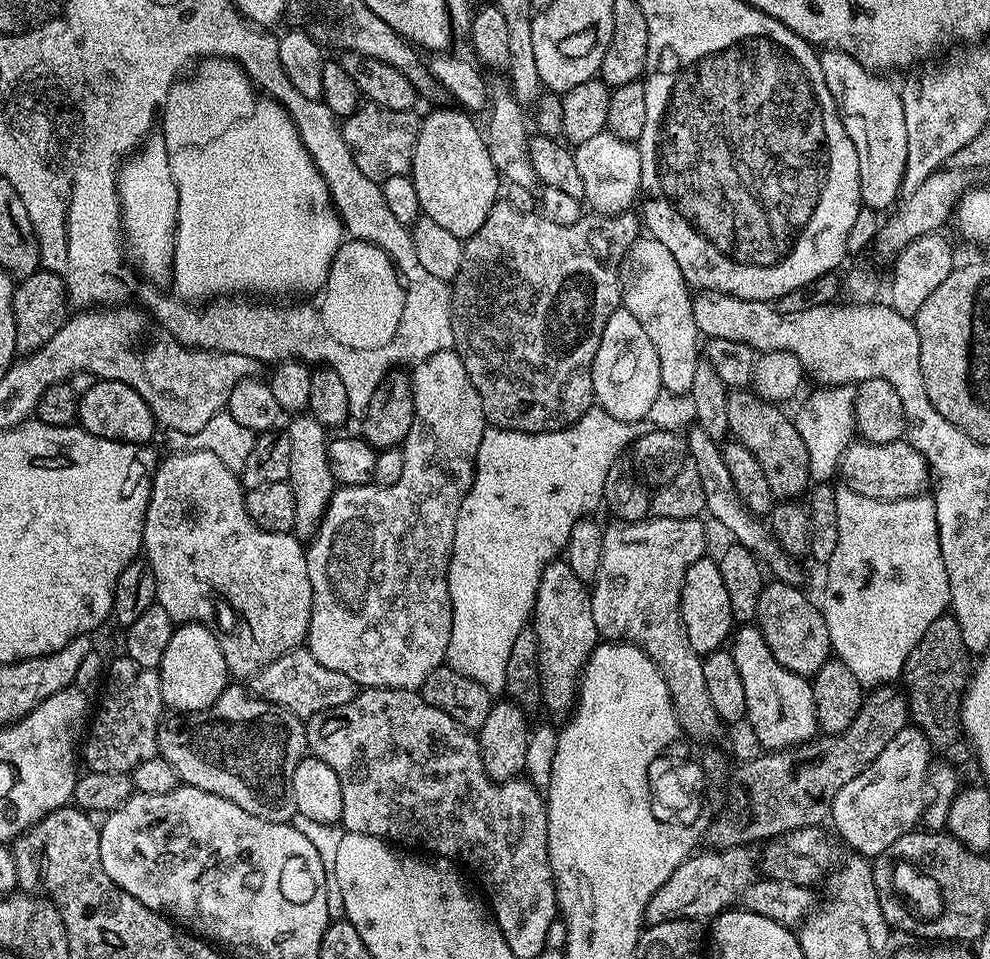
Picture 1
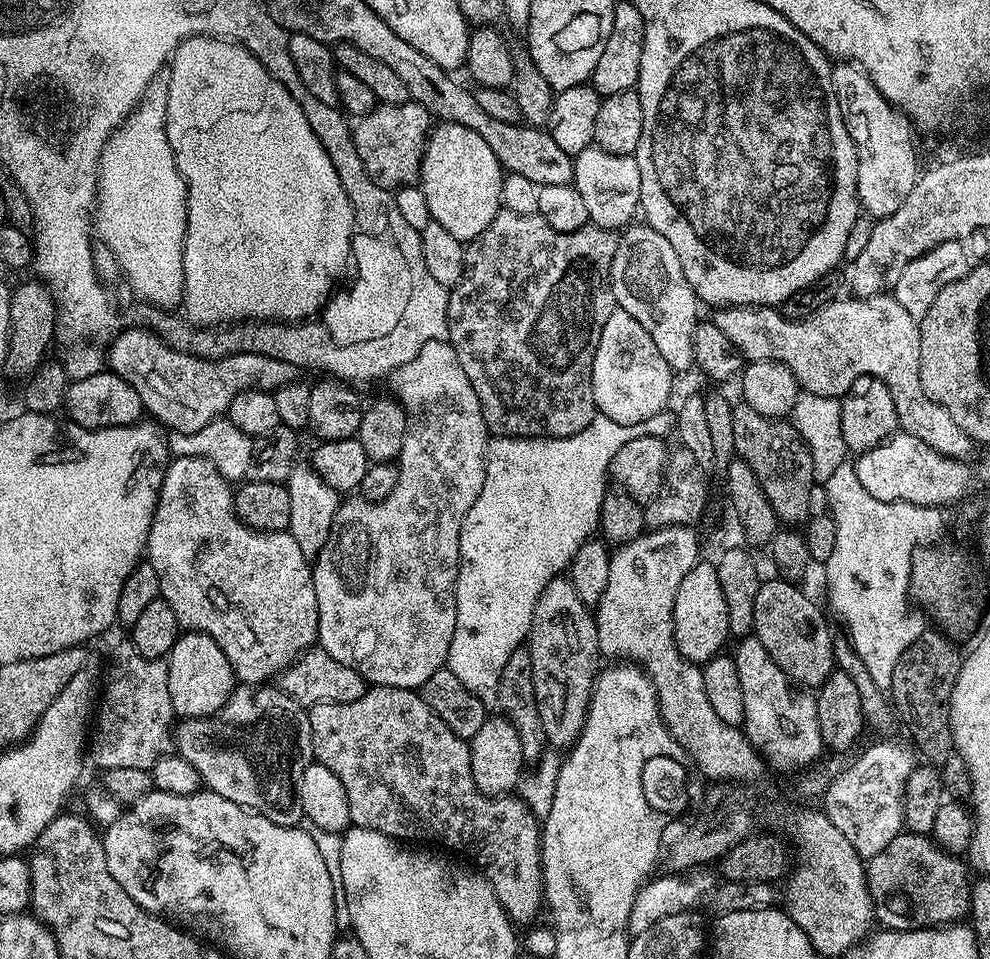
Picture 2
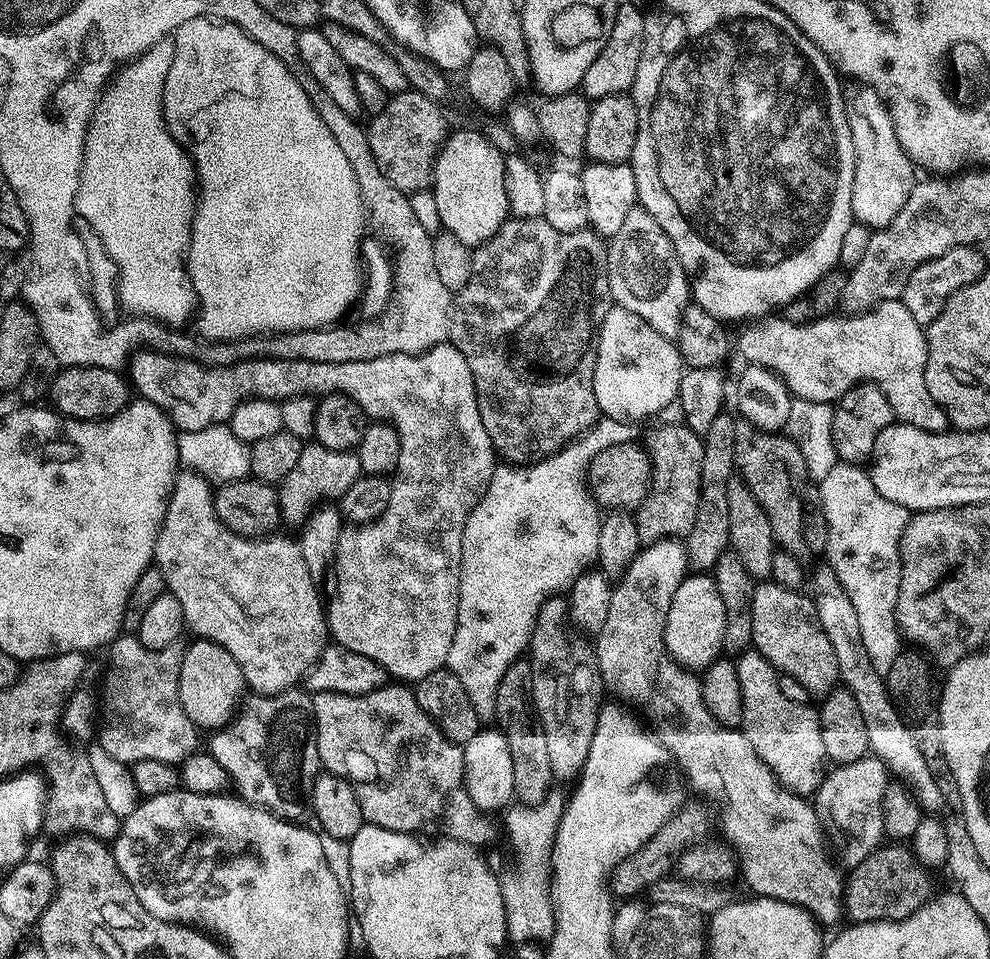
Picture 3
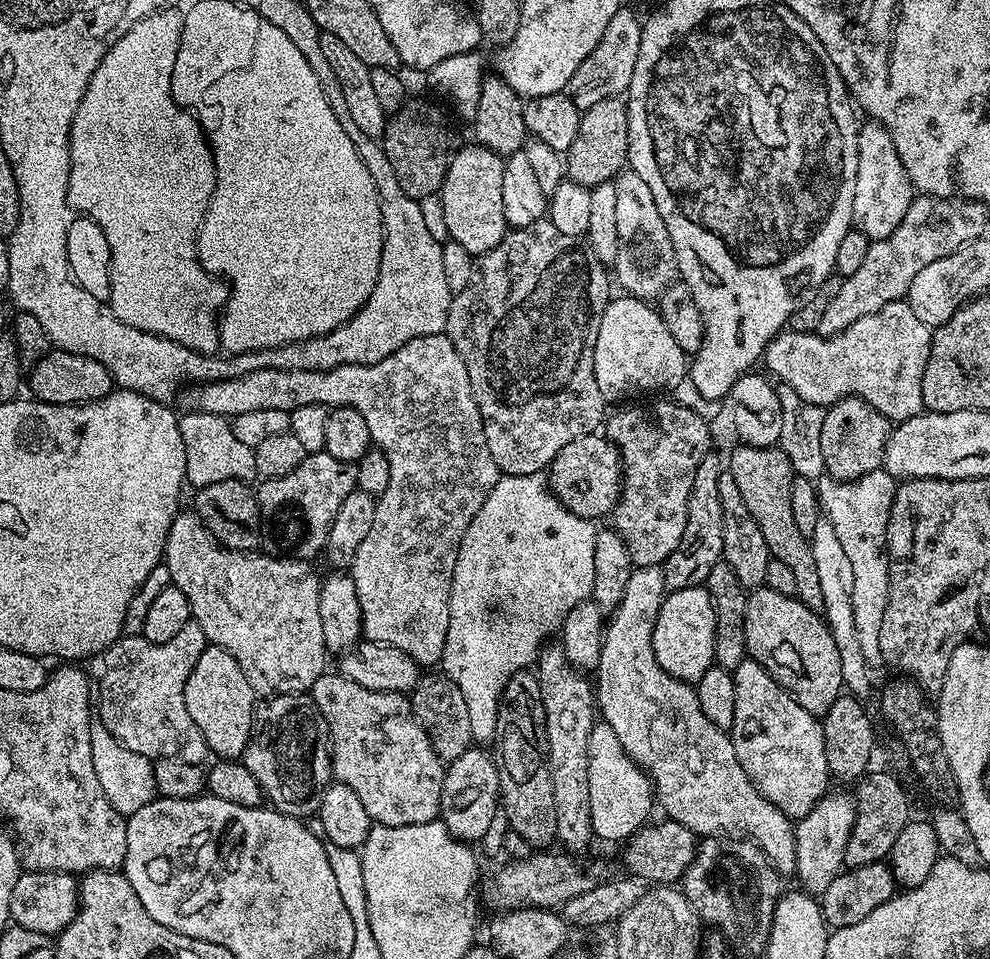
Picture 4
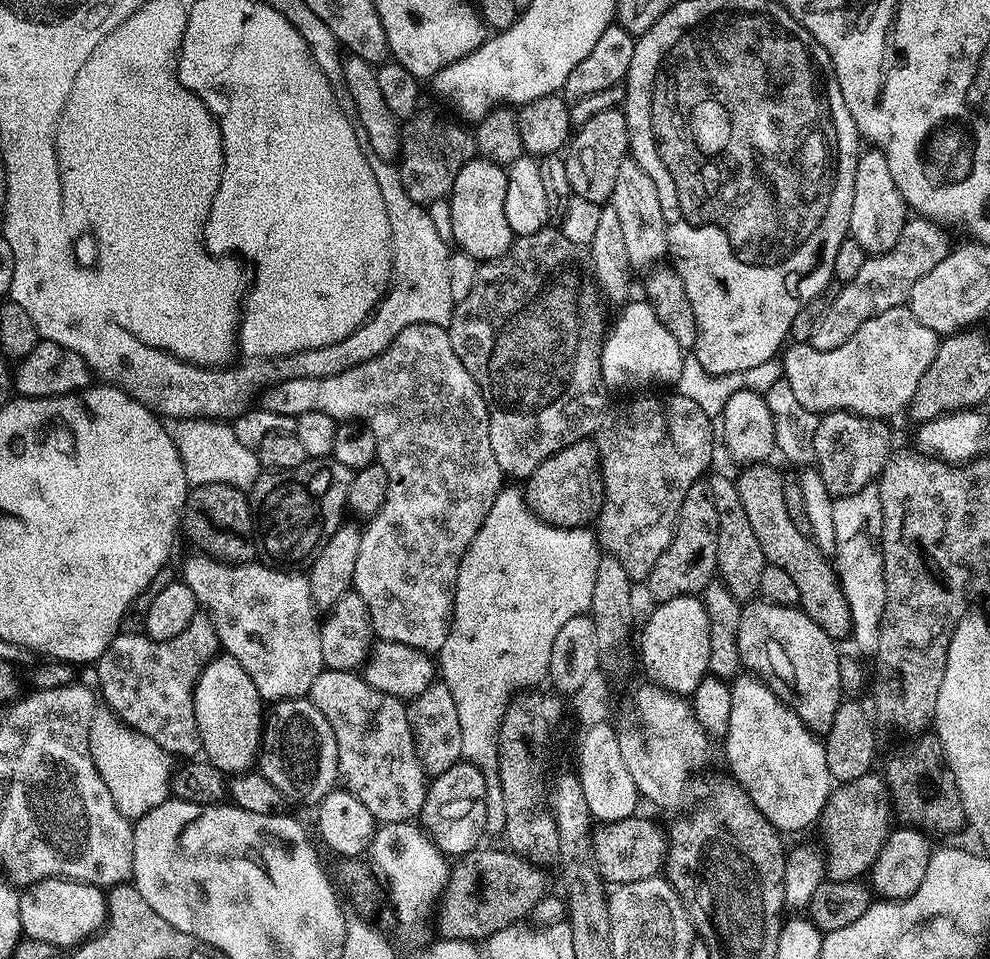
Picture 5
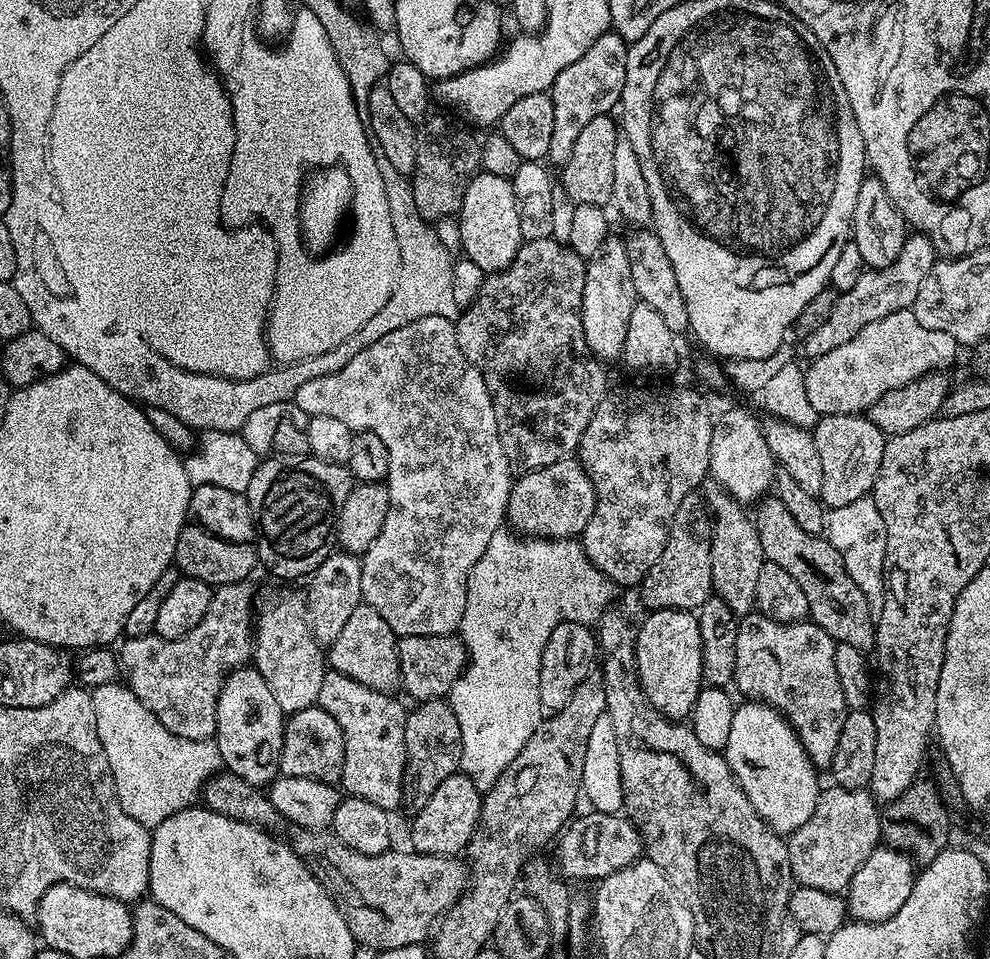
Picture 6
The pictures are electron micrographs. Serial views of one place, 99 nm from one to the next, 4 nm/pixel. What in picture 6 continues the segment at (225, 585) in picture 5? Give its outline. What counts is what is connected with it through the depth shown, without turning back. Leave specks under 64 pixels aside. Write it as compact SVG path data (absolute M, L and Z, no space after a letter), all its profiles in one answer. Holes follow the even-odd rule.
M280 592L254 620L254 643L251 663L266 678L278 706L286 714L306 710L316 704L318 690L326 671L326 652L317 643L308 625L308 609L303 595Z

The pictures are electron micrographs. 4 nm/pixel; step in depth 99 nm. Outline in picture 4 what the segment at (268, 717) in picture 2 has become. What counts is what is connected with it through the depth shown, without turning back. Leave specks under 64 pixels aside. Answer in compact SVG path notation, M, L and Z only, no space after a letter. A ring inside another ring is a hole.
M311 695L274 696L265 699L256 709L256 716L252 720L252 733L248 744L244 747L242 762L250 774L260 783L260 791L268 796L271 807L284 816L297 818L315 817L320 811L320 799L325 788L333 779L332 775L332 749L328 739L328 727L313 702Z

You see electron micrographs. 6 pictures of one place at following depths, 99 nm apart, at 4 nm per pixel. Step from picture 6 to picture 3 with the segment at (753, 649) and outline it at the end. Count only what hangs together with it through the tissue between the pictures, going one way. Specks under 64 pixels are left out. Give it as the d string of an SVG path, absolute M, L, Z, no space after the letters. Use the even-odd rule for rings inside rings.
M771 582L756 584L752 599L752 613L754 614L754 630L752 631L752 648L762 653L776 668L777 672L797 680L808 692L813 692L816 698L823 697L840 684L838 658L834 658L834 646L830 646L830 638L822 630L816 620L816 606L811 595L803 596L803 591L794 588L783 588Z

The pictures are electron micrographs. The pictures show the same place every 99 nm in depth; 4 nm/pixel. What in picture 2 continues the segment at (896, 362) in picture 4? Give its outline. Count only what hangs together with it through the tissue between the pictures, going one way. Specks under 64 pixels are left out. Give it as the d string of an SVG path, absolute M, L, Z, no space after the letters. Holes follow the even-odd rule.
M895 295L861 296L859 298L837 298L822 304L803 320L788 320L780 310L772 306L720 306L715 309L716 316L710 322L734 342L740 355L749 361L773 360L782 362L794 374L797 384L806 392L823 396L843 397L845 392L860 376L877 376L886 382L890 398L894 398L894 410L898 414L898 425L914 438L926 442L943 456L953 458L967 457L967 452L974 448L974 442L964 433L962 426L922 390L920 377L920 325L902 306L898 306Z

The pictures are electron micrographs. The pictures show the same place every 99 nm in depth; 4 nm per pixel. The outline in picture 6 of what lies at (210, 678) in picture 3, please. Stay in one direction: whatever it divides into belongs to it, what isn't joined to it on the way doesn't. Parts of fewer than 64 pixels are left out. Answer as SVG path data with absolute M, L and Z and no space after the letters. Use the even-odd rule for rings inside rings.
M255 666L236 668L224 677L224 684L216 696L216 734L220 763L242 782L250 782L263 789L276 779L280 770L280 751L284 737L286 713L278 706L266 678Z

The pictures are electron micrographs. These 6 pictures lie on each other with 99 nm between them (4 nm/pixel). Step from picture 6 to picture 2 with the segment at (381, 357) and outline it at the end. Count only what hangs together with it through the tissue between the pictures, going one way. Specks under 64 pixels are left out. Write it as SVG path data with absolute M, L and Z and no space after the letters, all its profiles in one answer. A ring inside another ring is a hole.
M143 326L117 332L109 344L112 345L106 348L106 364L110 371L138 390L145 413L153 421L182 434L194 434L194 430L202 430L202 426L221 419L238 394L249 390L277 392L298 378L294 365L266 358L266 354L234 354L221 360L203 360L179 352L157 332ZM435 340L422 346L420 353L410 362L393 367L391 395L400 401L408 415L408 433L406 442L400 451L398 461L398 486L390 490L385 500L368 502L363 506L361 516L347 516L341 514L334 518L330 538L326 538L326 546L312 564L312 577L314 578L314 594L318 598L318 634L316 639L318 647L324 651L334 662L342 662L342 666L350 666L362 674L369 685L379 686L385 684L391 688L423 689L426 678L448 663L450 642L454 638L456 625L456 583L460 569L460 531L462 522L482 494L482 482L486 482L486 458L488 457L488 441L490 433L486 422L482 418L482 406L478 402L478 394L474 394L474 386L470 386L470 378L466 378L466 370L462 370L462 362L458 362L458 354L452 345Z

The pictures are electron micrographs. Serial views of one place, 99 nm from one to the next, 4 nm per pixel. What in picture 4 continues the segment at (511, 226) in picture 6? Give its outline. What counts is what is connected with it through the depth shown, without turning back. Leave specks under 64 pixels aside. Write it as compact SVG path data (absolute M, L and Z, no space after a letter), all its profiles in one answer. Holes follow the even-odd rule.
M475 142L469 143L470 146L461 146L452 155L450 166L446 170L446 178L442 182L438 193L442 202L442 210L446 214L446 230L449 240L458 242L473 258L486 254L502 242L504 233L509 231L506 222L506 214L502 214L502 174L504 173L505 157L494 154L486 150Z

